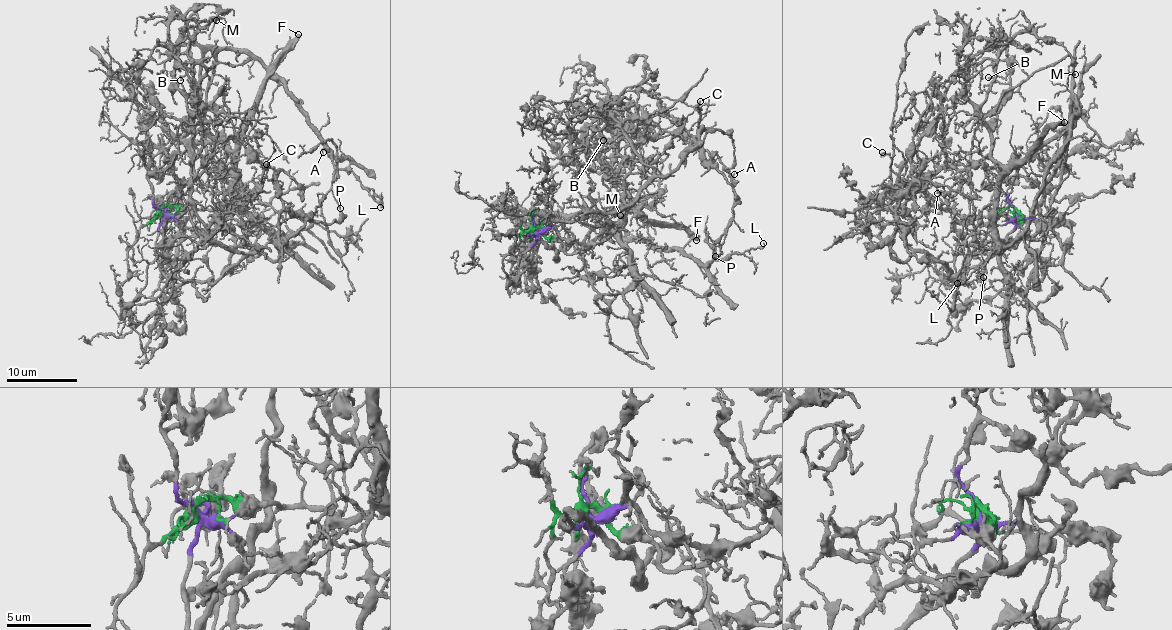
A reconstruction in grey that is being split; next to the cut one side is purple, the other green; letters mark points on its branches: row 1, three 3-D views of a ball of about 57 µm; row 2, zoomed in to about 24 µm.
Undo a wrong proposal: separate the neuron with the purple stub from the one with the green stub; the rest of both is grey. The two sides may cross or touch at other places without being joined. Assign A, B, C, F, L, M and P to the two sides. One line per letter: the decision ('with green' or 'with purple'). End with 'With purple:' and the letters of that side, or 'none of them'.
A: with purple
B: with green
C: with green
F: with green
L: with purple
M: with green
P: with purple
With purple: A, L, P

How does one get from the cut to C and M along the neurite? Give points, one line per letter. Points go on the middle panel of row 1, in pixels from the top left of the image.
C: (535, 229), (559, 238), (568, 254), (602, 242), (620, 217), (625, 179), (658, 156), (700, 101)
M: (535, 229), (573, 254), (616, 228), (631, 203), (611, 175), (615, 145), (600, 135), (619, 214)

